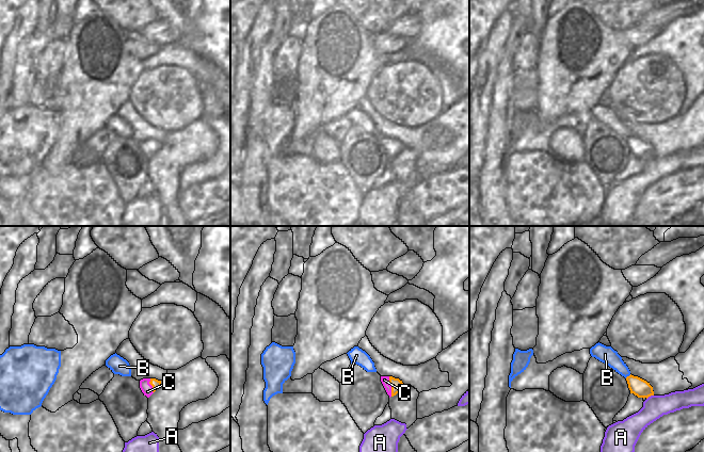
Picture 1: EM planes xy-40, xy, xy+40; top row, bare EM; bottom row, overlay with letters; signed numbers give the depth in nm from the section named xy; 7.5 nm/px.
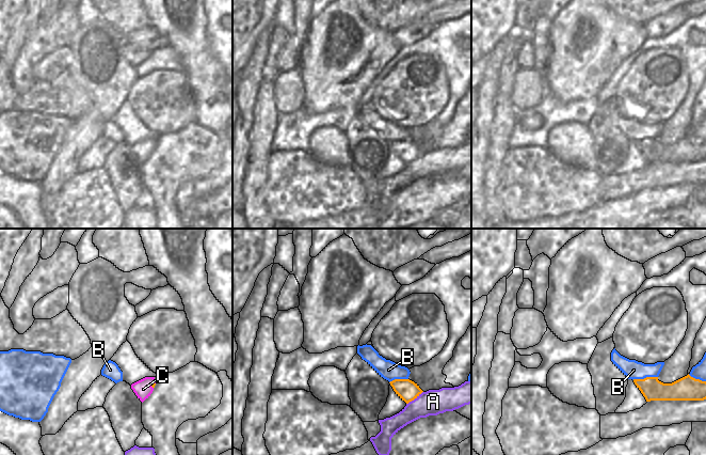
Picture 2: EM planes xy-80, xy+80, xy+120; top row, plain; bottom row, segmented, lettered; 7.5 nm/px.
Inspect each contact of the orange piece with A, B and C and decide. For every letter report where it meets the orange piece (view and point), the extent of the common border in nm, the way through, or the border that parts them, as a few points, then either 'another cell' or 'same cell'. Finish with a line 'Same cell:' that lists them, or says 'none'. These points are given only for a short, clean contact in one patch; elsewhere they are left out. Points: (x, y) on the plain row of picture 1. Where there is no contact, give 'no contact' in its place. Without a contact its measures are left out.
A: meets orange in xy+40 at (650, 157); contact 70 nm long; another cell
B: meets orange in xy+40 at (627, 138); contact 50 nm long; another cell
C: meets orange in xy at (390, 146); contact 150 nm long; border along xy (388, 138), (392, 157); another cell
Same cell: none

